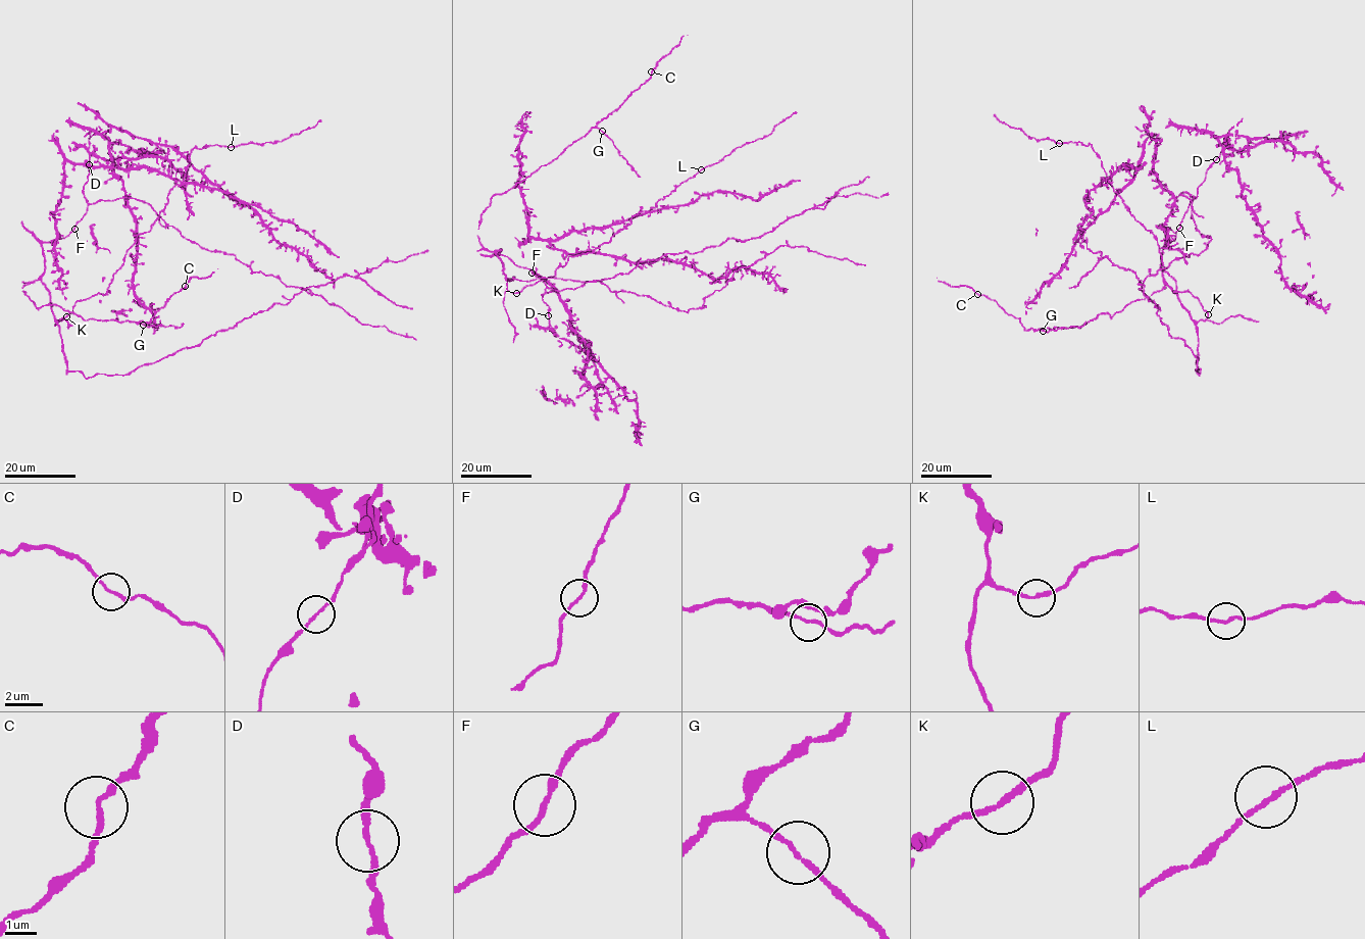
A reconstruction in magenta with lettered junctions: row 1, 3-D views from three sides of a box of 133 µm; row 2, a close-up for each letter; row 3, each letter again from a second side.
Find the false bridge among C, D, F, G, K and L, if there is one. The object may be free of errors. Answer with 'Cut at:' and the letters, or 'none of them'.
Cut at: none of them

